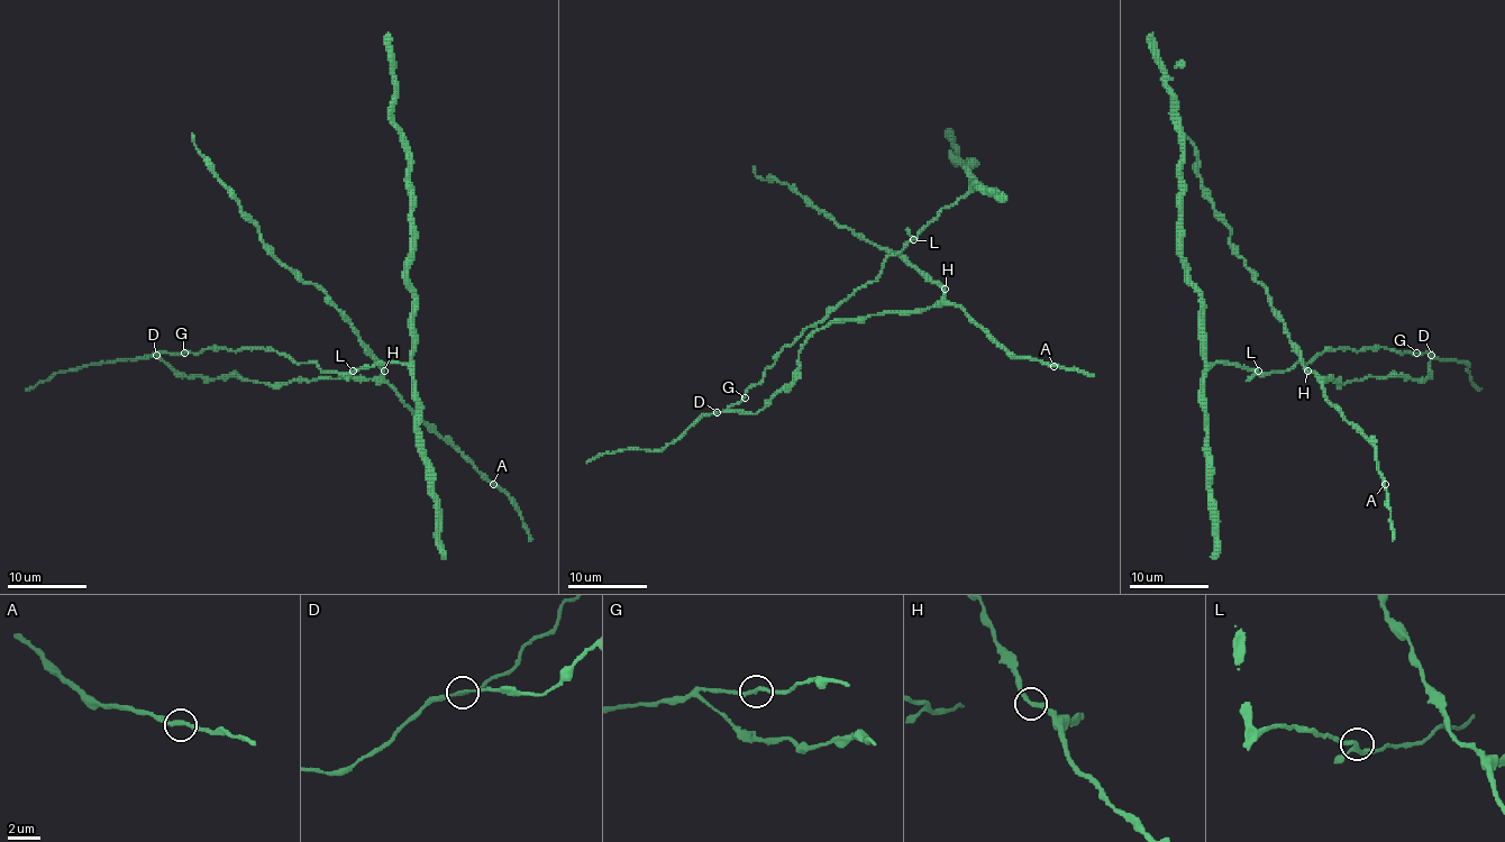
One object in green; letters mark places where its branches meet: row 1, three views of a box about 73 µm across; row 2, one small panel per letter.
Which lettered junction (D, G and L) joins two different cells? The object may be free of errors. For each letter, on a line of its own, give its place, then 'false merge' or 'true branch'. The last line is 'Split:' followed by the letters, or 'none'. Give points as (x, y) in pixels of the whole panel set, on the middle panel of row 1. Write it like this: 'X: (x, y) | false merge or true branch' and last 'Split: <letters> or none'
D: (717, 412) | false merge
G: (745, 397) | true branch
L: (913, 239) | true branch
Split: D

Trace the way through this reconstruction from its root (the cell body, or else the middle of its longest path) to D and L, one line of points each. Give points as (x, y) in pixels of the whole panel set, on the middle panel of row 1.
D: (744, 396), (739, 402), (718, 412)
L: (744, 396), (763, 378), (785, 346), (872, 283), (884, 262), (913, 239)

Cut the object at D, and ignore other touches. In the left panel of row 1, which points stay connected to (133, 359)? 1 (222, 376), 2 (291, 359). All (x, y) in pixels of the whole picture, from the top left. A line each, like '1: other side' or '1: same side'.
1: other side
2: same side

